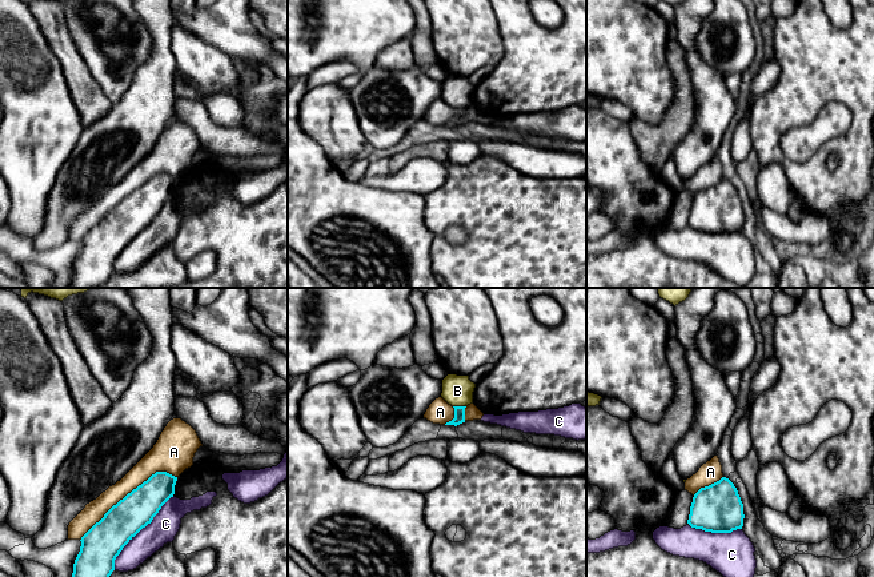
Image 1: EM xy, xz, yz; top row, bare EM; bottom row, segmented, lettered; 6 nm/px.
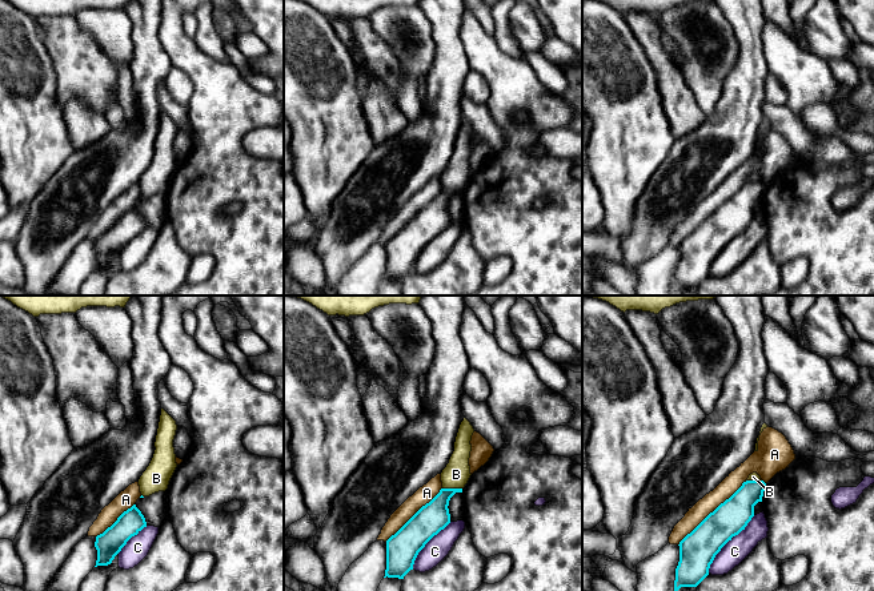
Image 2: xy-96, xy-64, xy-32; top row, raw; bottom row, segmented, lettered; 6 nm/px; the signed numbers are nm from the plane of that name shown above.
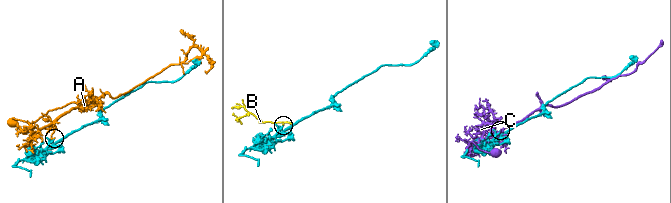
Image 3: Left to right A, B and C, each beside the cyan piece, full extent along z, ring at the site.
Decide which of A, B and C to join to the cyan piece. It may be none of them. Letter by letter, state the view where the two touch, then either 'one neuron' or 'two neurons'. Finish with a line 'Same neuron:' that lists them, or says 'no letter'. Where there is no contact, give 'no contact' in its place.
A: xy | two neurons
B: xz | two neurons
C: xy | two neurons
Same neuron: no letter

